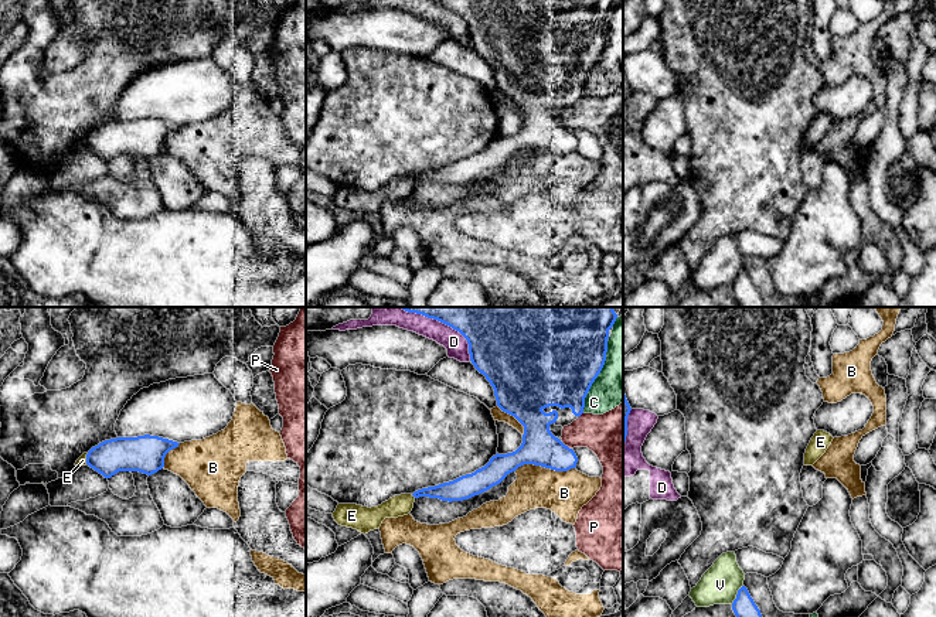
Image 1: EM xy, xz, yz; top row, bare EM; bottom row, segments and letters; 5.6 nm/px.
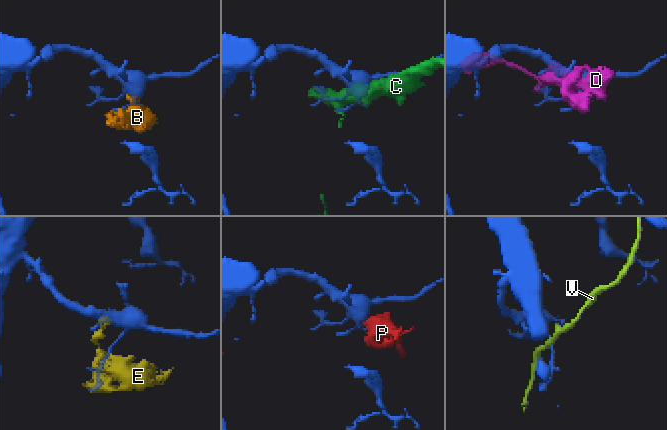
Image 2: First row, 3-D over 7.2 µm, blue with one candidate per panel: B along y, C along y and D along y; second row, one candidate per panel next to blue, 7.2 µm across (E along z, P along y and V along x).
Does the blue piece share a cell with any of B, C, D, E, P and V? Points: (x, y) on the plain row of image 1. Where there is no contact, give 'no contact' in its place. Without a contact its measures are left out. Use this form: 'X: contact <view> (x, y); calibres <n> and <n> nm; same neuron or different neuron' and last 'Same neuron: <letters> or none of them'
B: contact xz (544, 149); calibres 200 and 240 nm; different neuron
C: contact xz (596, 60); calibres 480 and 260 nm; different neuron
D: contact xz (456, 13); calibres 340 and 120 nm; different neuron
E: contact xz (414, 179); calibres 120 and 120 nm; different neuron
P: contact xz (567, 129); calibres 200 and 260 nm; different neuron
V: contact yz (737, 278); calibres 140 and 220 nm; different neuron
Same neuron: none of them

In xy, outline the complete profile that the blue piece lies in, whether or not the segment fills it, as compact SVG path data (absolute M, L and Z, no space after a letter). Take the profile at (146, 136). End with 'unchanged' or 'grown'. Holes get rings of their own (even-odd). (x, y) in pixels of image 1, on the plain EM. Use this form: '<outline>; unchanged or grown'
M159 119L116 120L92 130L86 147L110 161L119 154L152 158L164 150L166 137L180 126Z; unchanged

